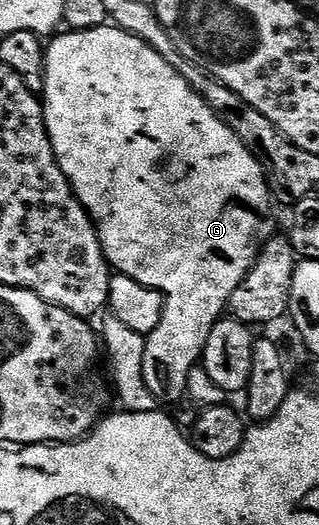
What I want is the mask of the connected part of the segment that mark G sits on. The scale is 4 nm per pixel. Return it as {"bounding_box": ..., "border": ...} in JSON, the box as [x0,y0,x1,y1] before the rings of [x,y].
{"bounding_box":[40,25,275,404],"border":[[[113,25],[87,31],[67,30],[66,35],[62,34],[55,34],[45,48],[46,84],[40,98],[48,137],[56,153],[56,161],[68,177],[71,189],[74,190],[74,196],[82,203],[83,209],[98,228],[98,239],[102,243],[102,252],[106,254],[107,263],[117,274],[132,277],[132,281],[140,281],[140,285],[161,293],[164,299],[164,313],[160,317],[160,325],[156,325],[153,333],[146,336],[144,385],[152,389],[152,397],[156,397],[159,404],[181,403],[187,398],[188,373],[199,366],[202,350],[208,341],[208,333],[214,328],[215,323],[223,318],[232,293],[254,268],[258,252],[266,244],[266,240],[275,234],[269,219],[270,203],[272,204],[270,185],[266,181],[260,161],[244,145],[244,141],[236,137],[236,133],[209,107],[206,100],[194,90],[194,86],[160,52],[152,49],[144,40]]]}

